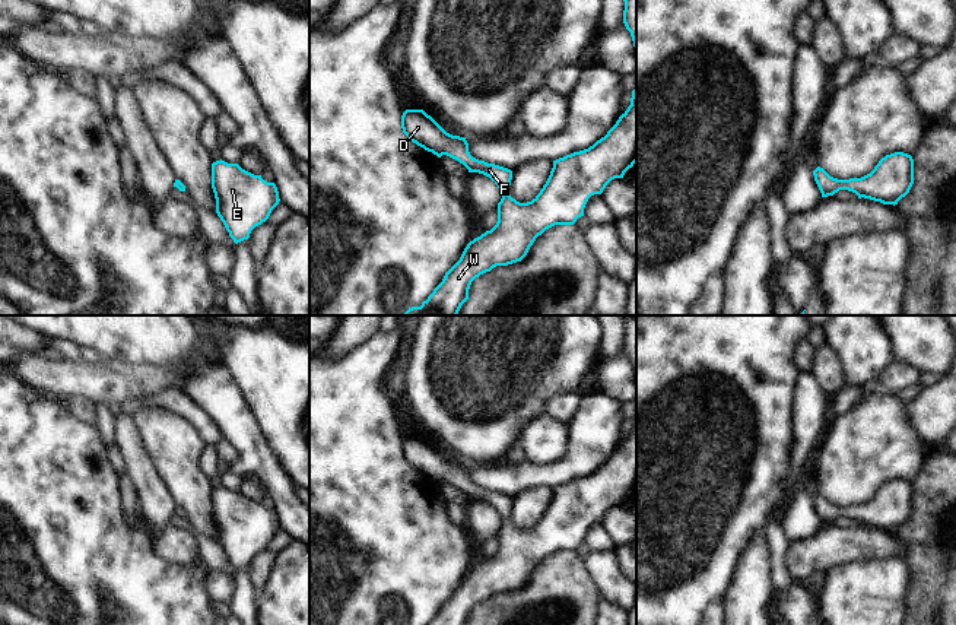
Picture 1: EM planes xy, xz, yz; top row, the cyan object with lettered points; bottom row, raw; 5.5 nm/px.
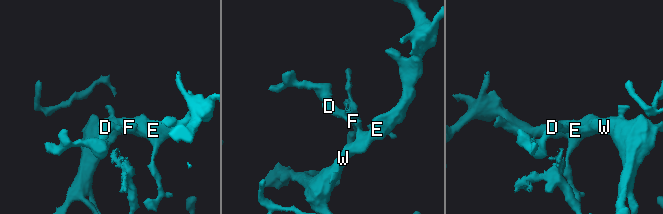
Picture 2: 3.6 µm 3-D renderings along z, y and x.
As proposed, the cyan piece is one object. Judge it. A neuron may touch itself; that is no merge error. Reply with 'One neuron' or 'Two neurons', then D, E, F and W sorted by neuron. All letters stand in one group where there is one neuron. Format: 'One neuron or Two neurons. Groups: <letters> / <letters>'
One neuron. Groups: D E F W.

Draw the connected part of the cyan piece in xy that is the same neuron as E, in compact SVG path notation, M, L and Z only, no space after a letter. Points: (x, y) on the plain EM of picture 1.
M222 486L212 491L212 515L216 526L216 540L235 571L248 567L251 558L266 549L280 529L274 510L267 510L261 502L254 502L238 491L228 491Z

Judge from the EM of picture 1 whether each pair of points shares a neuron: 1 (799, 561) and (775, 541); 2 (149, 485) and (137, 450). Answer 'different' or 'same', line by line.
1: different
2: same

